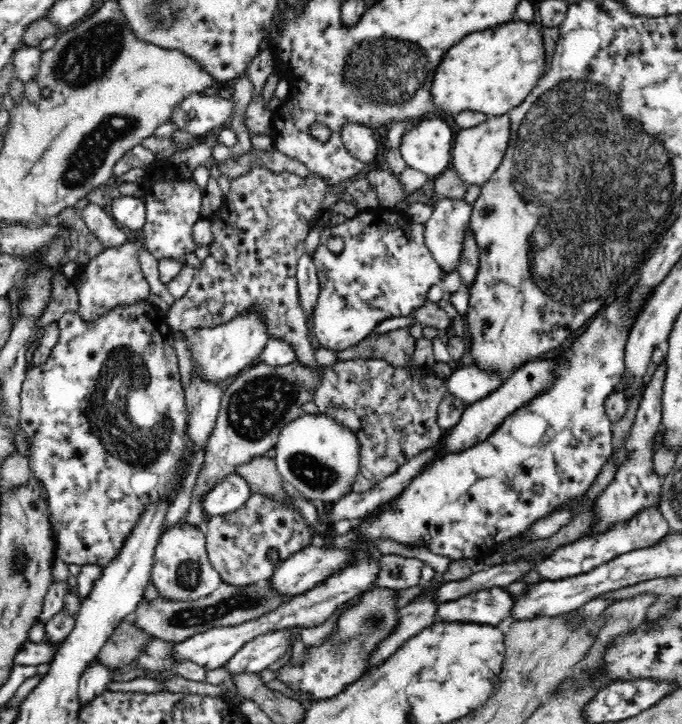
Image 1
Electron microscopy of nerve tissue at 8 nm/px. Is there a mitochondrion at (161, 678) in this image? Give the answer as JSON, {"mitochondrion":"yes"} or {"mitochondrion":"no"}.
{"mitochondrion":"no"}

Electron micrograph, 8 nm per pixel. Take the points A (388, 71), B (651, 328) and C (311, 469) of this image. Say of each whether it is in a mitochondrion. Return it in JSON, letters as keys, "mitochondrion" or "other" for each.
{"A":"mitochondrion","B":"other","C":"mitochondrion"}

